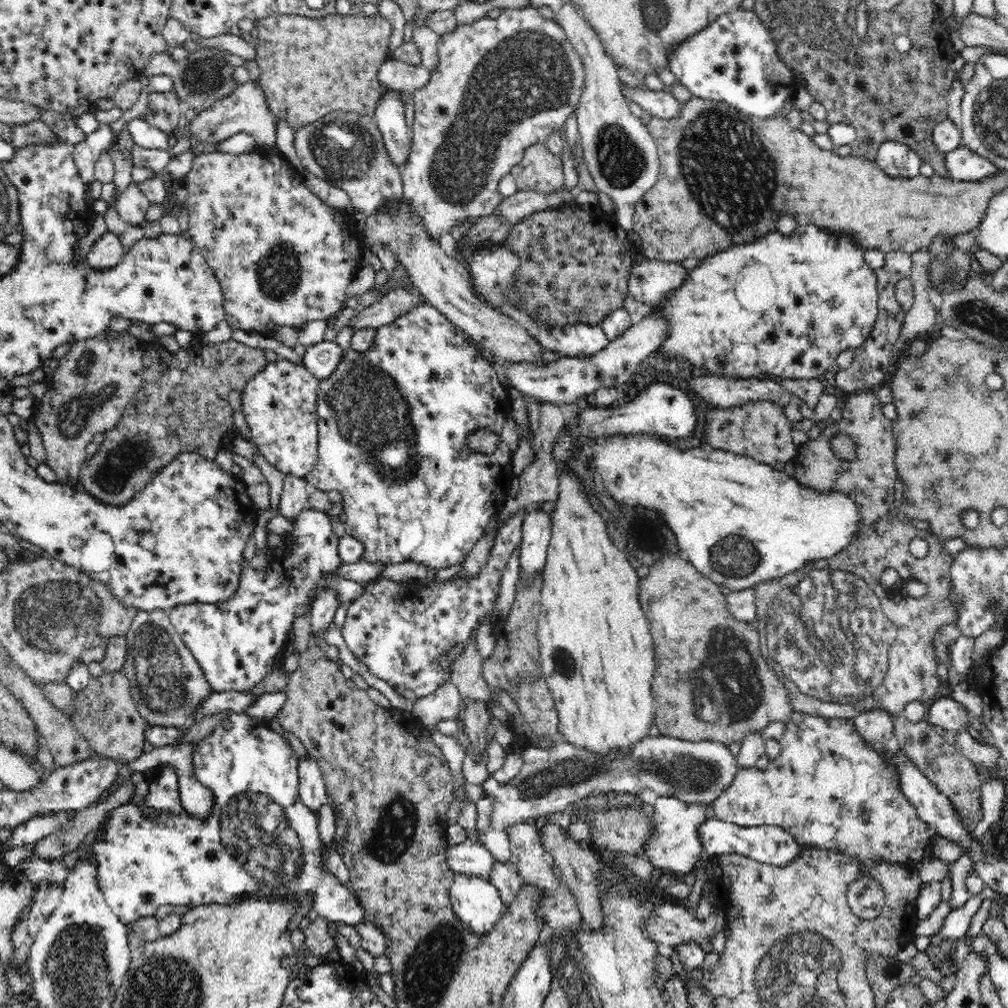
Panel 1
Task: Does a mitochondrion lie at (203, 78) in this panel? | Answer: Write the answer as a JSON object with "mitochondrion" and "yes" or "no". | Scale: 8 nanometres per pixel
{"mitochondrion":"yes"}

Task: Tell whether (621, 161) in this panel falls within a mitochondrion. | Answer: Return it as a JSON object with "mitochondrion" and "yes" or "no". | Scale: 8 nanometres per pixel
{"mitochondrion":"yes"}

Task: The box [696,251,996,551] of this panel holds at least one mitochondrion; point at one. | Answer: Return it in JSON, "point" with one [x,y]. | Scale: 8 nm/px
{"point":[949,395]}

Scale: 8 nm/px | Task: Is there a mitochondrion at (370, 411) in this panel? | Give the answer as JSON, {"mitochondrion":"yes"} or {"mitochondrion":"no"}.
{"mitochondrion":"yes"}

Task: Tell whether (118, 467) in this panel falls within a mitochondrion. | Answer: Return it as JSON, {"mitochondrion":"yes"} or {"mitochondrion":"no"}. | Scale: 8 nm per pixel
{"mitochondrion":"yes"}

